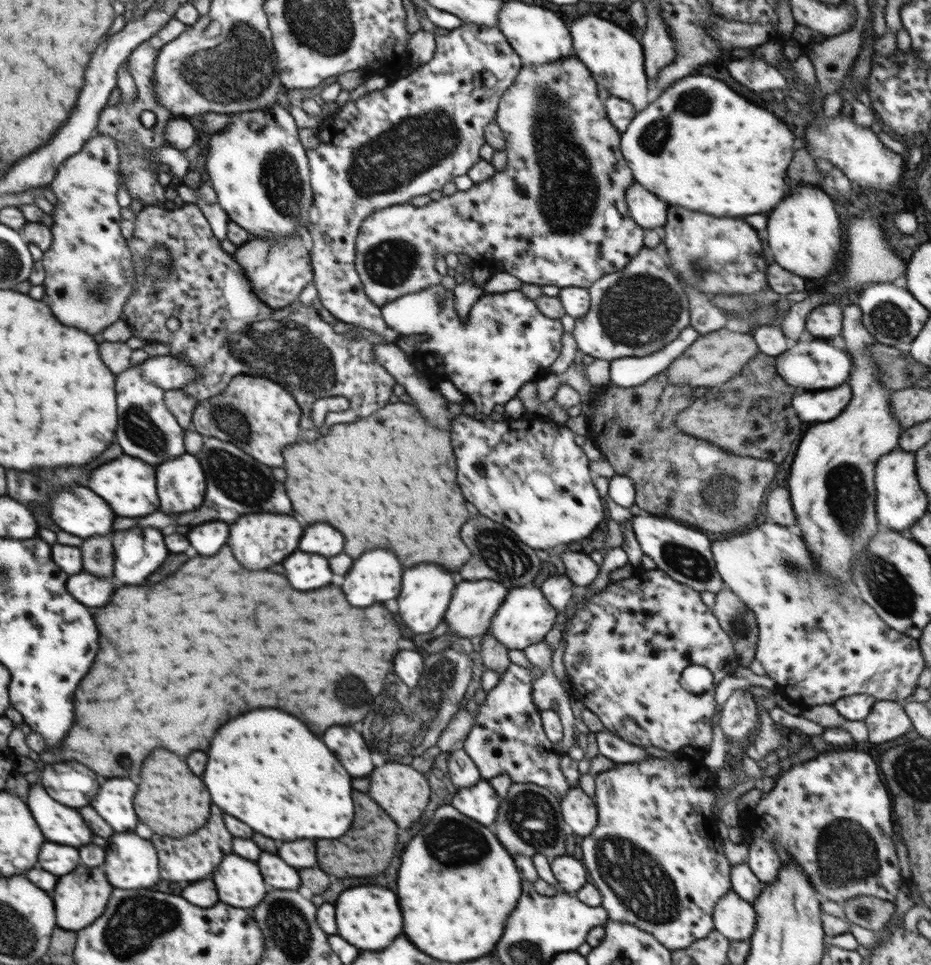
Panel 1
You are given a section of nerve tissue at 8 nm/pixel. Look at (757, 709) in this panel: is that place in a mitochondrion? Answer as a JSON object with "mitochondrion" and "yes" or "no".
{"mitochondrion":"no"}

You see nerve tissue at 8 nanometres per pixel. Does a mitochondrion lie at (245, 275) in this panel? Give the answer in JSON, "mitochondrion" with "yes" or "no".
{"mitochondrion":"no"}

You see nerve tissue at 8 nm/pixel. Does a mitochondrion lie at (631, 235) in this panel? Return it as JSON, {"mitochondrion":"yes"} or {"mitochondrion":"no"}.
{"mitochondrion":"no"}

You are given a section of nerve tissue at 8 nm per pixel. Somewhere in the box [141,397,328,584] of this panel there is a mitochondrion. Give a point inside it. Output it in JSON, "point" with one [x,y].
{"point":[248,484]}

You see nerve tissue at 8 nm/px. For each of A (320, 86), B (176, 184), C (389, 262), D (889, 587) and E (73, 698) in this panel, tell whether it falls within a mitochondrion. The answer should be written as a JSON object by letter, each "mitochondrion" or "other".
{"A":"other","B":"other","C":"mitochondrion","D":"mitochondrion","E":"other"}

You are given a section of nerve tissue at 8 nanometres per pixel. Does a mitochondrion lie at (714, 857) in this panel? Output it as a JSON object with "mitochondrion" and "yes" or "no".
{"mitochondrion":"no"}

